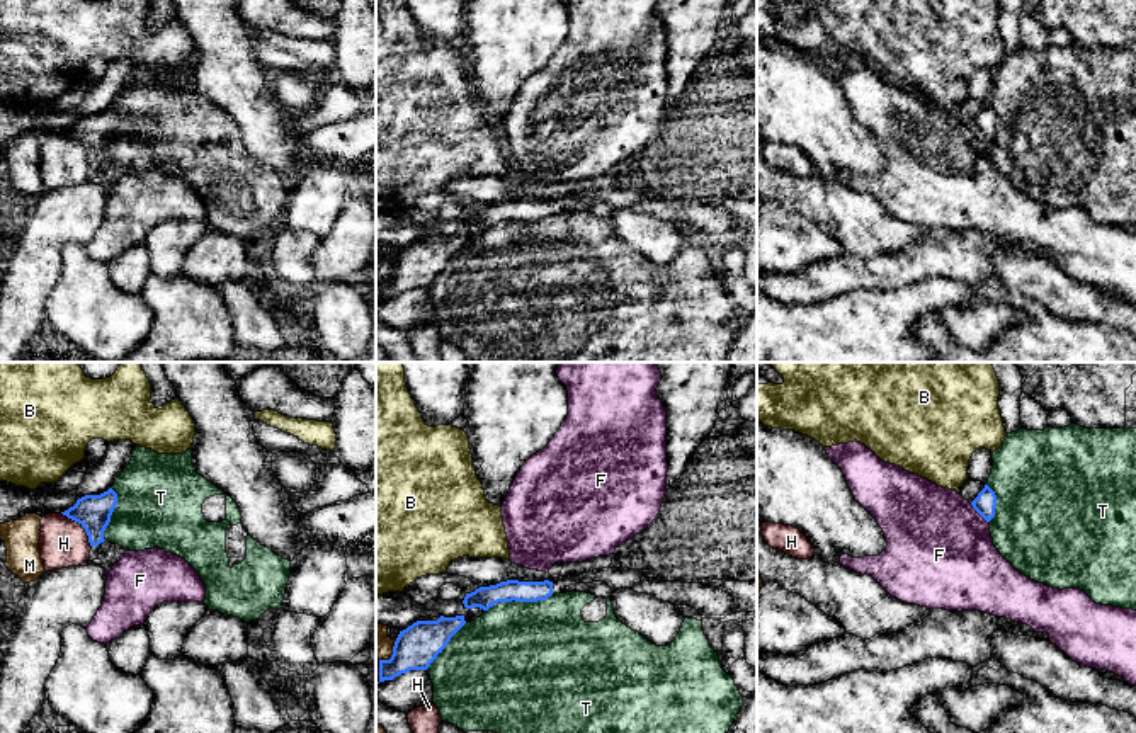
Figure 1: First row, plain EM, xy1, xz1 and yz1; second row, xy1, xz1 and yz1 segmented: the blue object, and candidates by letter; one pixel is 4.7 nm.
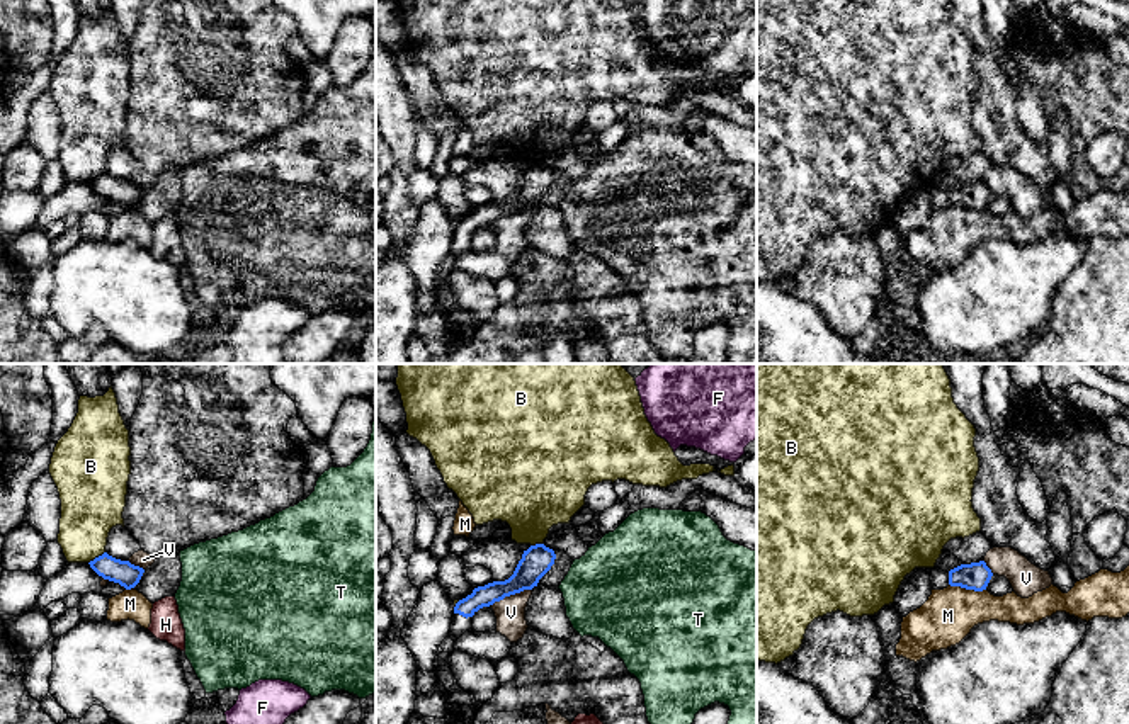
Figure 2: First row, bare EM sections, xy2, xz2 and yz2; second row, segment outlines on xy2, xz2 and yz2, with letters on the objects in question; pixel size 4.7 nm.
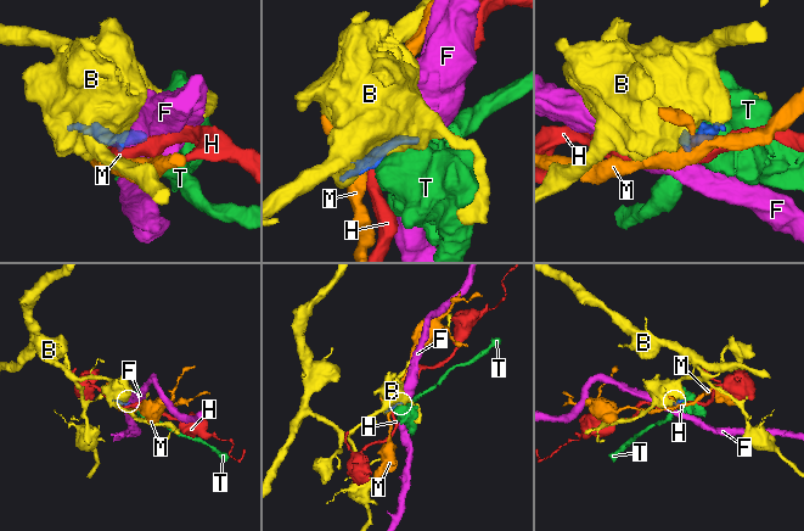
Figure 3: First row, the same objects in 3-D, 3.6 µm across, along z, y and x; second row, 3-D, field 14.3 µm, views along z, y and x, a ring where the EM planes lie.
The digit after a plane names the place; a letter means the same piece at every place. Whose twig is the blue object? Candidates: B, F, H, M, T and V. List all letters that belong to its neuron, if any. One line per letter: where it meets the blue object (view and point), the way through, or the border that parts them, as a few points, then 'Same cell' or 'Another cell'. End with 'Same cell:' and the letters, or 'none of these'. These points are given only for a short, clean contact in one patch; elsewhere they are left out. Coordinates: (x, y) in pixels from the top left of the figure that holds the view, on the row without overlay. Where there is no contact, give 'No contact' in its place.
B: Touches blue at xy2 (96, 177). Another cell
F: Touches blue at yz1 (980, 133). Boundary: yz1 (970, 123), (988, 142). Another cell
H: Touches blue at xy1 (82, 145). Another cell
M: Touches blue at yz2 (968, 208). Boundary: yz2 (949, 203), (985, 209). Another cell
T: Touches blue at xz1 (517, 220). Another cell
V: Touches blue at xz2 (510, 213). Boundary: xz2 (531, 208), (510, 213), (492, 225). Another cell
Same cell: none of these

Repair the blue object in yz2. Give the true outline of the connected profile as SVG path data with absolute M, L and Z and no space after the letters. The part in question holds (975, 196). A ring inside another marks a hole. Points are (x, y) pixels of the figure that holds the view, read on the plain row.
M984 180L961 184L949 190L949 204L983 211L986 209L991 195L993 192Z

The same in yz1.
M985 104L971 124L986 141L990 141L995 136L997 114L988 104Z

